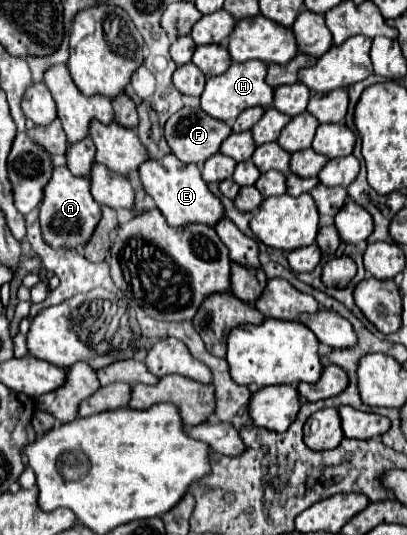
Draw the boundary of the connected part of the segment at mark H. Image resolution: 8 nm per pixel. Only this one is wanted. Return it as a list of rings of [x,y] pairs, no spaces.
[[[246,61],[246,63],[232,63],[230,69],[222,75],[210,77],[206,81],[206,89],[202,93],[202,111],[214,119],[234,121],[244,109],[248,107],[270,107],[274,89],[266,85],[266,65],[262,61]]]

